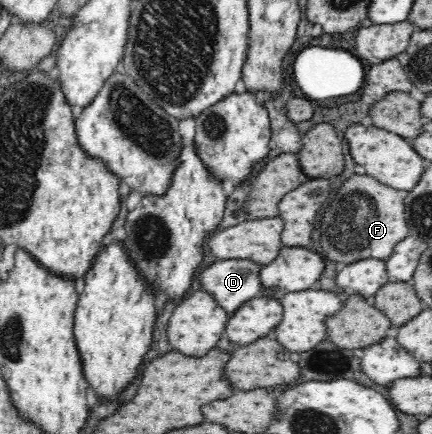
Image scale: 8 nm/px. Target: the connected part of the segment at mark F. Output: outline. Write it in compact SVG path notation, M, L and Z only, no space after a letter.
M355 173L341 188L339 192L333 196L331 204L325 204L325 210L321 214L321 222L319 222L319 242L321 248L325 252L325 256L333 262L357 262L359 258L384 260L386 261L398 242L401 242L407 235L411 234L409 219L404 214L406 211L405 197L407 192L391 188L375 177L369 175L358 175Z

